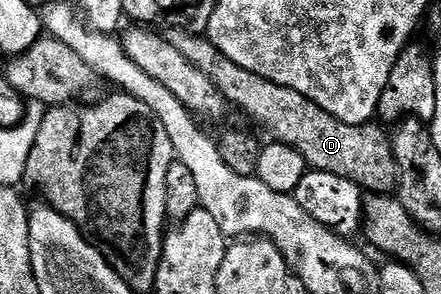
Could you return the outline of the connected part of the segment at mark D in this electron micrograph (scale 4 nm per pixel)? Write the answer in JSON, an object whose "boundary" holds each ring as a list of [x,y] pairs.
{"boundary":[[[189,31],[173,33],[176,34],[171,34],[172,45],[214,83],[225,102],[245,109],[269,133],[268,137],[273,142],[286,144],[300,152],[309,170],[341,176],[368,193],[391,194],[397,188],[398,174],[392,142],[389,134],[384,134],[376,123],[342,123],[342,119],[330,115],[318,107],[318,103],[306,99],[306,95],[254,75],[254,71],[246,71],[246,67],[238,67],[238,63],[234,63],[234,59],[226,59],[226,55],[222,55],[222,51],[218,51],[207,36]]]}

